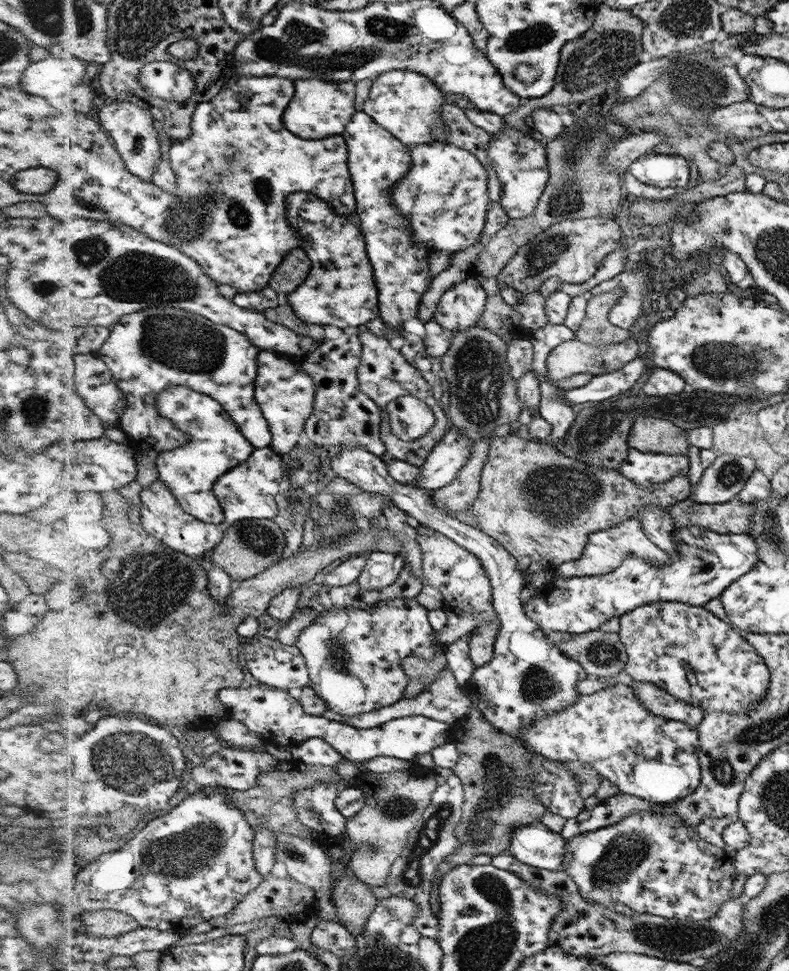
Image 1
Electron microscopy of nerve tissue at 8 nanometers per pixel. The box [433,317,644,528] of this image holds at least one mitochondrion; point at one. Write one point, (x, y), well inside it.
(478, 385)

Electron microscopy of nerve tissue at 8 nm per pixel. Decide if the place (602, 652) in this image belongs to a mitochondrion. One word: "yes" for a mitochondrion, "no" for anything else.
yes

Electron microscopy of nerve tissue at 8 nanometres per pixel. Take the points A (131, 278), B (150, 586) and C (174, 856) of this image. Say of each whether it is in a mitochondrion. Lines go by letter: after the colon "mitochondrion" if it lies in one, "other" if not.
A: mitochondrion
B: mitochondrion
C: mitochondrion

